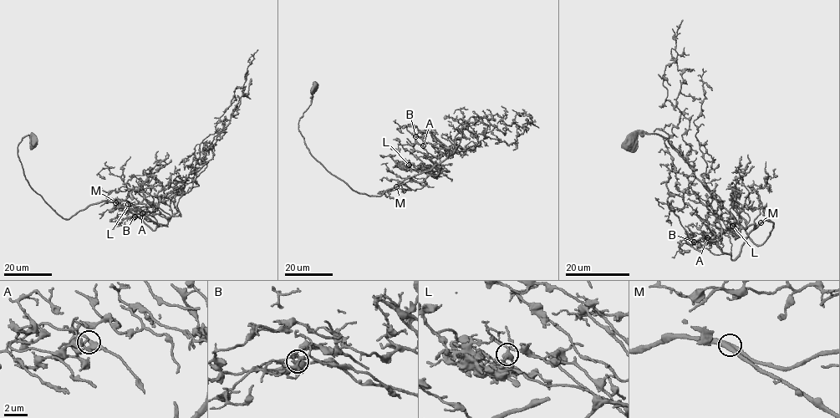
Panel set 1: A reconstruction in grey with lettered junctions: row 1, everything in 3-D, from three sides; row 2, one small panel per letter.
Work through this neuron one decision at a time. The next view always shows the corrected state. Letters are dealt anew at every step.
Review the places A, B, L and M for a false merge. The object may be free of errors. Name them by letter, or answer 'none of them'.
none of them

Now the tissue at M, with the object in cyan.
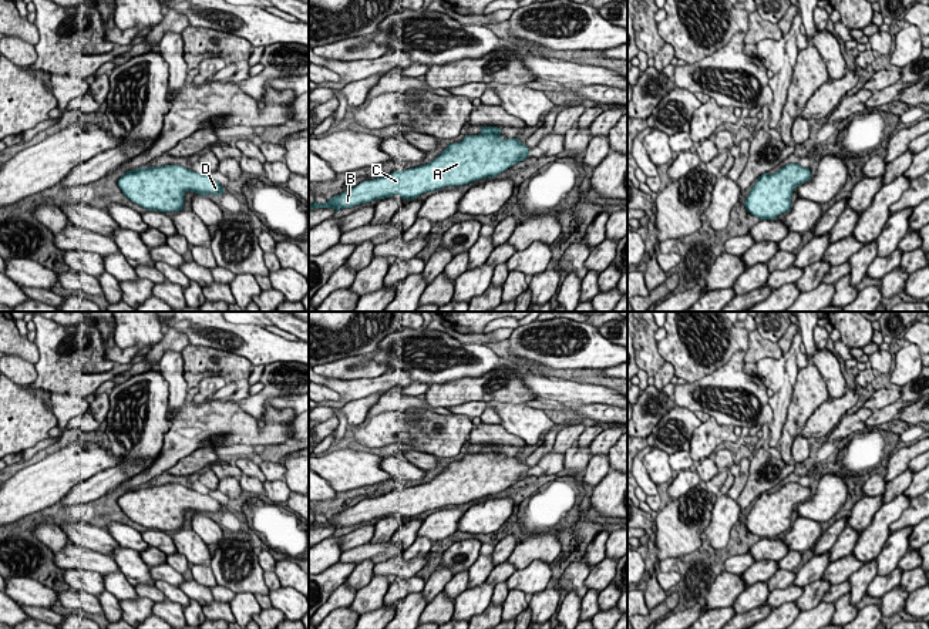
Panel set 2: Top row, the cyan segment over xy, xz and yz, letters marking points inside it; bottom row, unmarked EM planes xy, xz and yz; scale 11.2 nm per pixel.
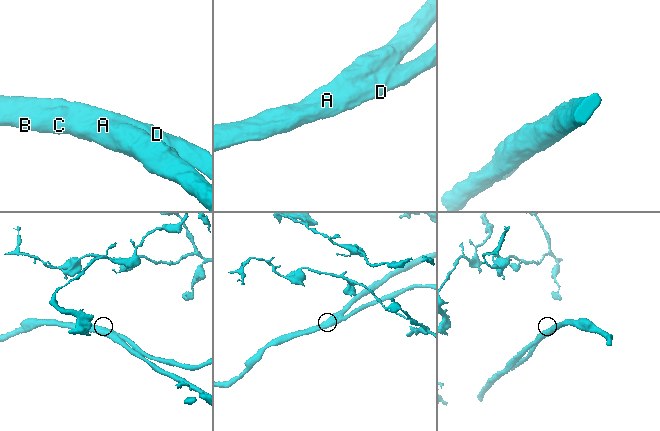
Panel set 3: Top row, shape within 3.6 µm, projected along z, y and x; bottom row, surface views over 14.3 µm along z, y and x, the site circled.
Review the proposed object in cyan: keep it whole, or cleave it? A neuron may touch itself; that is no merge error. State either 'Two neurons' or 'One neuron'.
One neuron

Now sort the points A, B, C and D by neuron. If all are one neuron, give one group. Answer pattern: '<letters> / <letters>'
A B C D

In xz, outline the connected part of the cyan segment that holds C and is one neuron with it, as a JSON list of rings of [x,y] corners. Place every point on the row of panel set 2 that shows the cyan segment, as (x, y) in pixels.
[[[482,127],[478,135],[465,135],[461,142],[450,144],[440,157],[425,165],[364,181],[326,204],[314,201],[309,211],[314,208],[340,211],[393,195],[411,201],[444,186],[460,186],[482,178],[494,178],[528,158],[529,151],[516,138],[504,139],[501,128]]]

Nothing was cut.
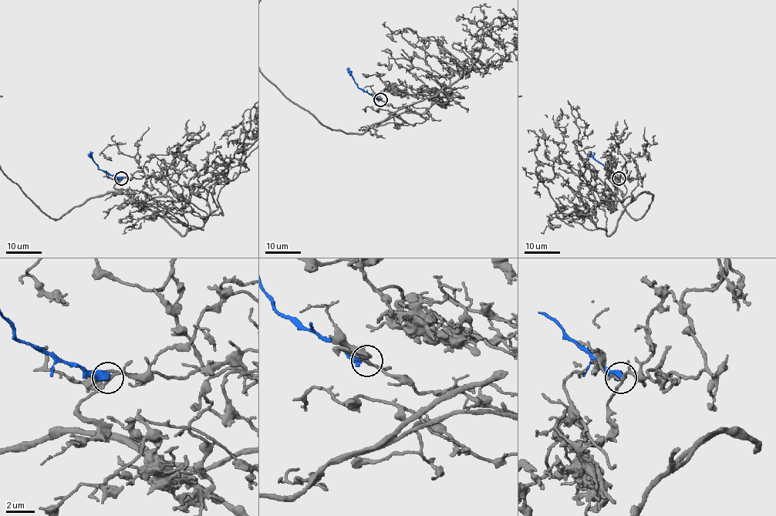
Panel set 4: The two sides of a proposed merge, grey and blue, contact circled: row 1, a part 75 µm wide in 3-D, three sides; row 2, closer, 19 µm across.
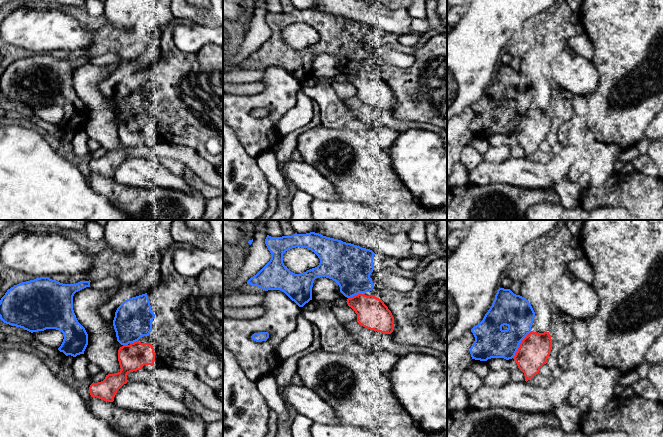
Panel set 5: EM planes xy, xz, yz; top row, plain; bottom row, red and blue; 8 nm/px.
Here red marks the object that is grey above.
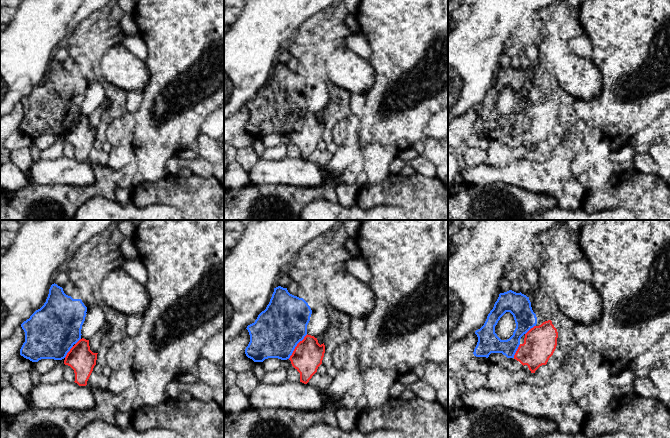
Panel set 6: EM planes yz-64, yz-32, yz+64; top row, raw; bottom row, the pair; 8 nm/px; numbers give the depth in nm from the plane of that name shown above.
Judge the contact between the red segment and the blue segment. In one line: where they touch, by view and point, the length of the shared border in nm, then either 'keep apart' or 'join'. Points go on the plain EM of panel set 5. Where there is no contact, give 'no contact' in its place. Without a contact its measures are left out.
yz (520, 120) | 260 nm | keep apart

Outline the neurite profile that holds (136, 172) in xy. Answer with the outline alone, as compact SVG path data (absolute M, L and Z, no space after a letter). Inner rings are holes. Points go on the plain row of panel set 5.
M127 158L117 167L114 179L121 185L145 189L171 189L189 193L193 188L158 159Z

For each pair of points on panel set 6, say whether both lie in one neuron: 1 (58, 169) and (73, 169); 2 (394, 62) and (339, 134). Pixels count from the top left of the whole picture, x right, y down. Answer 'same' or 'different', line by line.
1: same
2: different

